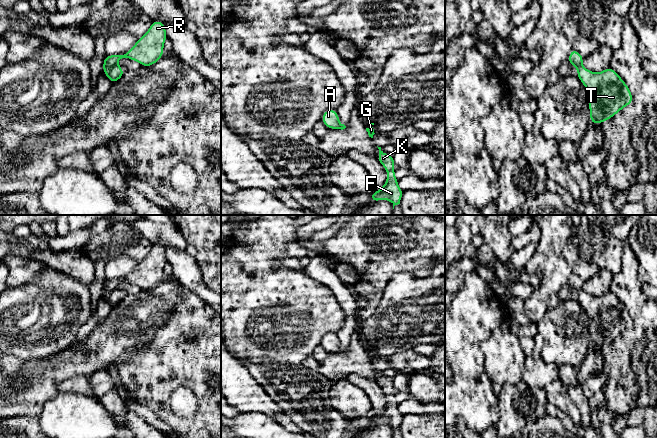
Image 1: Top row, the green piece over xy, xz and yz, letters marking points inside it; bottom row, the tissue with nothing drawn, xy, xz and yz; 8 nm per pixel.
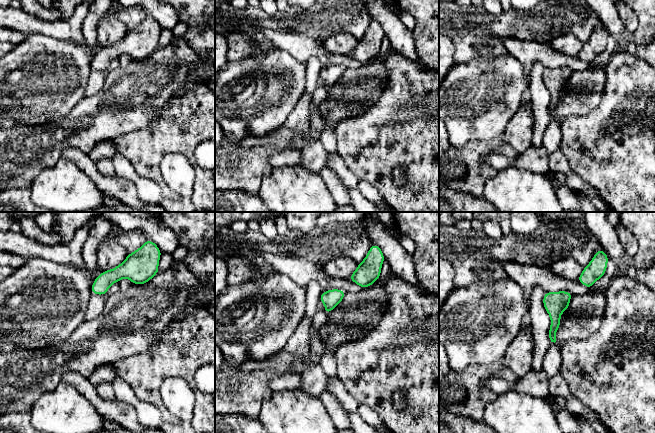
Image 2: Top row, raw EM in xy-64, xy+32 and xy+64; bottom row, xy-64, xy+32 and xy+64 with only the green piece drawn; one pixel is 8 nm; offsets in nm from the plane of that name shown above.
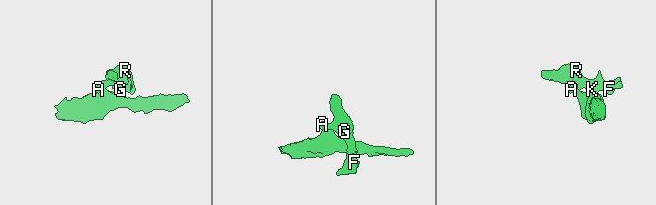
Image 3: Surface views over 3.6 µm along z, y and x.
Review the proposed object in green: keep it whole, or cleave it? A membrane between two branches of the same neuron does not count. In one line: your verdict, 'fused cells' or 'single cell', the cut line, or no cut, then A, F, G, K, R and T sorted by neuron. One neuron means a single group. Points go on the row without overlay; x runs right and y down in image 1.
fused cells; cut xy (116, 289), (105, 297); groups A F G K R / T

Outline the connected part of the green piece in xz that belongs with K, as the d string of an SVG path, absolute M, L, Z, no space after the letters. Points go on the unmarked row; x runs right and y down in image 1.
M378 371L378 373L379 379L377 383L387 395L387 404L381 413L371 417L370 425L388 424L393 427L394 433L395 429L400 428L404 415L398 410L398 404L394 396L395 389L393 379L386 378L381 374L381 371Z

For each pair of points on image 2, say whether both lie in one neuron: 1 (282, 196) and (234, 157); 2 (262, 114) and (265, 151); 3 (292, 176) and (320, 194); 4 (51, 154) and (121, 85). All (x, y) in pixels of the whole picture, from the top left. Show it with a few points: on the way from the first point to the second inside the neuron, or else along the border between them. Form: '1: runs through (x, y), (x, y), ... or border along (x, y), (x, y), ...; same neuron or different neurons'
1: border along (273, 169), (262, 178), (256, 193); different neurons
2: border along (283, 125), (270, 134), (246, 135), (241, 139); different neurons
3: runs through (299, 183), (310, 194), (313, 194); same neuron
4: runs through (64, 135), (72, 127), (79, 127), (102, 104); same neuron

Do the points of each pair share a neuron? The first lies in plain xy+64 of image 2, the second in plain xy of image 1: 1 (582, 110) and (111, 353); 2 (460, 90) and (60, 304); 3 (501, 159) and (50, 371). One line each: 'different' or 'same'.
1: same
2: same
3: different

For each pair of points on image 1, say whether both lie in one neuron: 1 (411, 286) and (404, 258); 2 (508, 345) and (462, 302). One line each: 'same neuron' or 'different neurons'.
1: different neurons
2: different neurons

